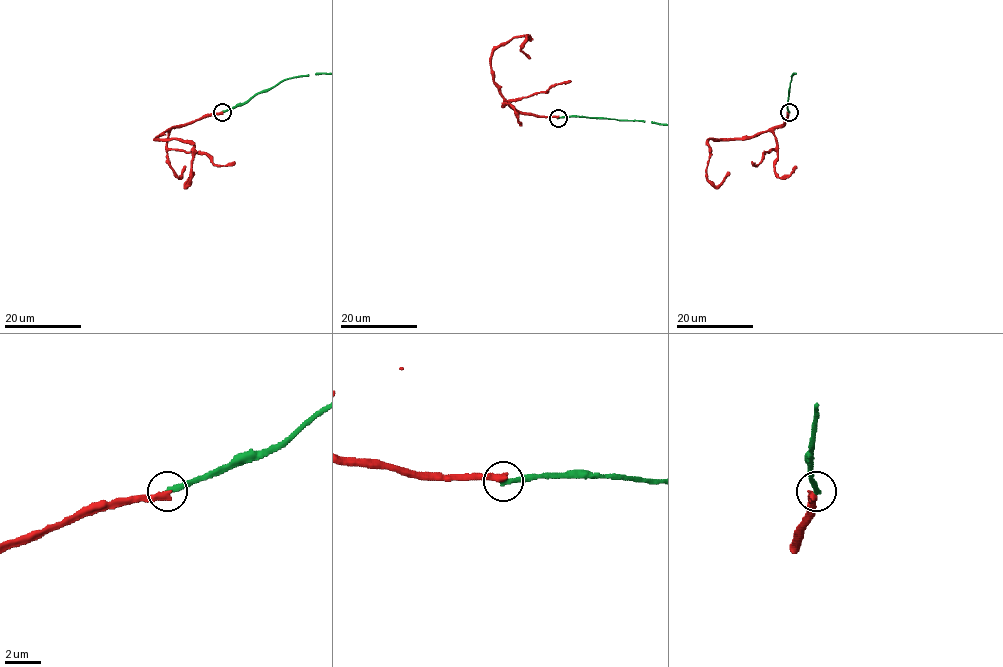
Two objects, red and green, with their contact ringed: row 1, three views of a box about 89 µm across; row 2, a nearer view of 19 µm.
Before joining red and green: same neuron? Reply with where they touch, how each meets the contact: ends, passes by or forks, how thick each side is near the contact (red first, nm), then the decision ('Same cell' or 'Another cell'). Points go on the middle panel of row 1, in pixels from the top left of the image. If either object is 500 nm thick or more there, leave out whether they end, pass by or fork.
Place: (558, 118). At the ring red ends. At the ring green ends. Thickness 400 nm (red) against 320 nm. Another cell

